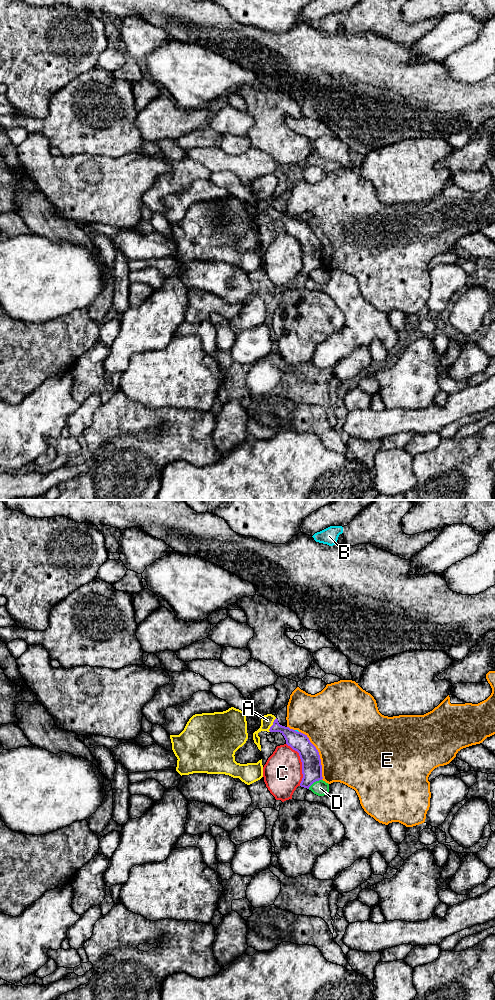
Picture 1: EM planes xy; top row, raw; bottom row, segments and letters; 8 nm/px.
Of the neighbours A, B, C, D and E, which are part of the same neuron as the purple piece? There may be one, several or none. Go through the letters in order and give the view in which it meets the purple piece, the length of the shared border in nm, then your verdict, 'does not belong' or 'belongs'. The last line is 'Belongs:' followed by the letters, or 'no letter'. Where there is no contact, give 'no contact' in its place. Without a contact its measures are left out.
A: contact in xy; length 130 nm; belongs
B: contact in xy; length 40 nm; does not belong
C: contact in xy; length 360 nm; does not belong
D: contact in xy; length 130 nm; does not belong
E: contact in xy; length 440 nm; does not belong
Belongs: A

